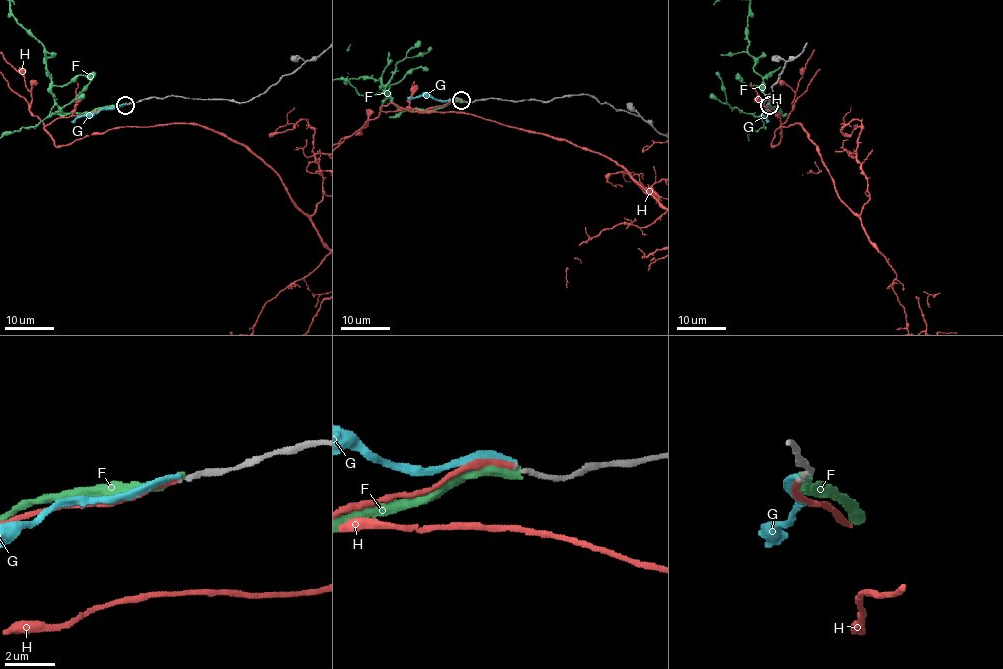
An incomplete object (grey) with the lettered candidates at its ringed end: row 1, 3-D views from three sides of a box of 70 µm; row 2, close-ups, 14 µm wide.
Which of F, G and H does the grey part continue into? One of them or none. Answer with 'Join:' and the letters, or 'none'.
Join: H

